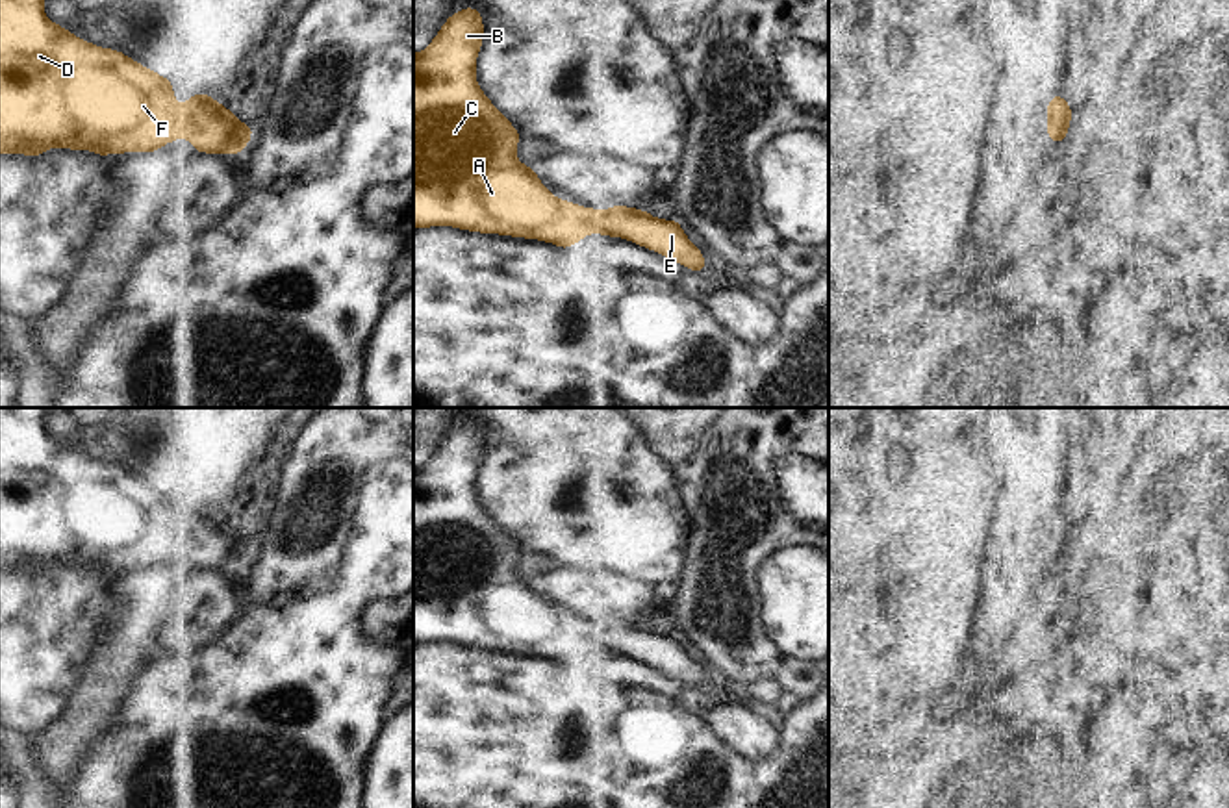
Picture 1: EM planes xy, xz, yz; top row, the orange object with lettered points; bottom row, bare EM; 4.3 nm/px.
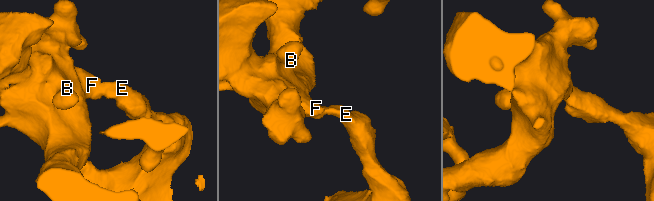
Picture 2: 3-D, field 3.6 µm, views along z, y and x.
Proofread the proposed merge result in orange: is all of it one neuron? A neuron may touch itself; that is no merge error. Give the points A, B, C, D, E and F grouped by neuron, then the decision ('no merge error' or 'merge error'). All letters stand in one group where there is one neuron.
A B C D E F | no merge error

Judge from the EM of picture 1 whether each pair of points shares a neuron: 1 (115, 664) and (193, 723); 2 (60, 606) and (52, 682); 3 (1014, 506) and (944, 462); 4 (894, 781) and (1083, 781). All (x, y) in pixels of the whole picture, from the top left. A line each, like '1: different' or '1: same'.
1: different
2: same
3: different
4: same

